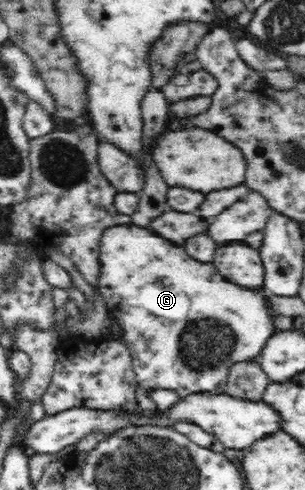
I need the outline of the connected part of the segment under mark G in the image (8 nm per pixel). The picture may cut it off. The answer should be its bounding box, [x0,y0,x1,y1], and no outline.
[97,225,278,400]

